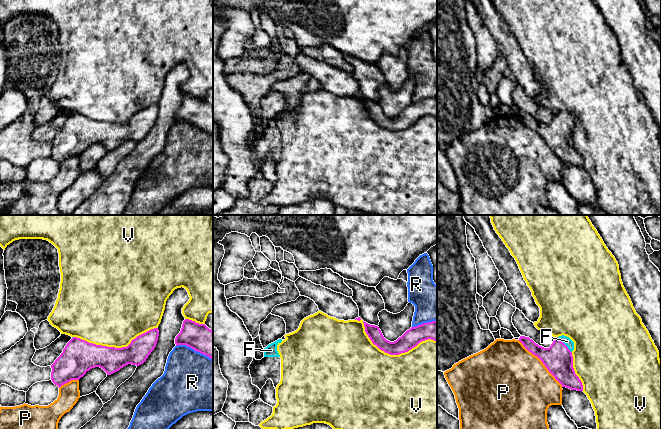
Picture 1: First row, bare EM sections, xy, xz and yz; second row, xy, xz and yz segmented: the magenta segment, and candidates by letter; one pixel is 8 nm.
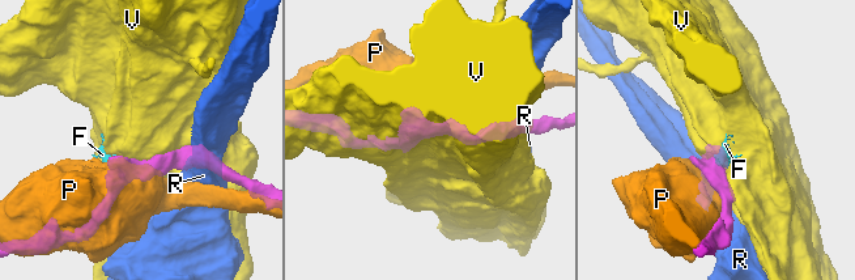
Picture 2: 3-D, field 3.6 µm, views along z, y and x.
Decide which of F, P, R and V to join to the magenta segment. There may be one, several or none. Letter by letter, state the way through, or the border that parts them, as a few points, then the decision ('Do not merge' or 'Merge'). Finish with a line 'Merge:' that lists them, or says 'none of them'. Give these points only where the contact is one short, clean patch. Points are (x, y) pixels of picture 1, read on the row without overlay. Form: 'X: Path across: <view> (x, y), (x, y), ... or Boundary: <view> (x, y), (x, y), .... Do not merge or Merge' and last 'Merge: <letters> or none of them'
F: Path across: yz (558, 135), (560, 126), (565, 121), (567, 117). Merge
P: Do not merge
R: Do not merge
V: Do not merge
Merge: F

